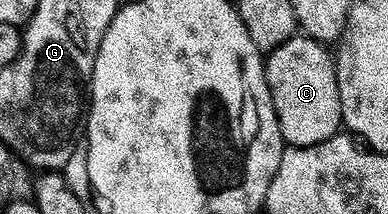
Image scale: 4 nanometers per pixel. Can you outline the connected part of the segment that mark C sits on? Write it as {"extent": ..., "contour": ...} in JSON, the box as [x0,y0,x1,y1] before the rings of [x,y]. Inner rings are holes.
{"extent":[264,33,342,146],"contour":[[[298,33],[268,52],[264,60],[265,80],[281,136],[288,146],[319,144],[342,130],[337,64],[334,56],[325,51],[328,51],[326,44]]]}

